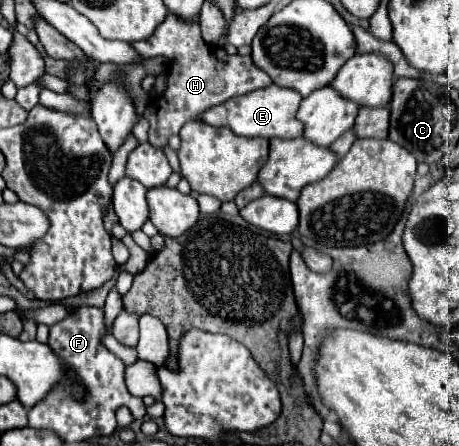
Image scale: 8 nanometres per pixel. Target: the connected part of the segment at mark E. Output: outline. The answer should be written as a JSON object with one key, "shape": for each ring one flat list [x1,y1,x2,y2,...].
{"shape":[[270,85,266,89,258,89,258,91,246,93,246,95,238,95,238,97,228,99,226,103,222,103,218,107,206,109,202,115,198,115,198,119,202,123,208,123,208,125,230,127,236,135,242,135,242,137,294,139,294,137,300,137,304,131,302,123,296,119,298,105,300,105,298,91,288,89,288,87]]}

